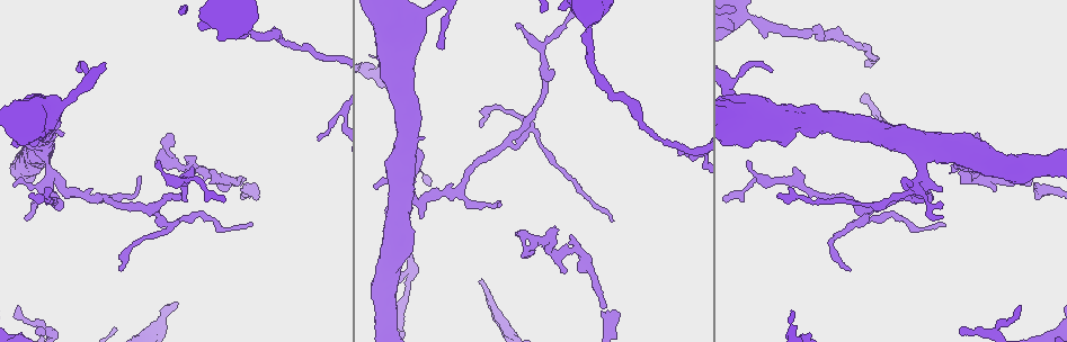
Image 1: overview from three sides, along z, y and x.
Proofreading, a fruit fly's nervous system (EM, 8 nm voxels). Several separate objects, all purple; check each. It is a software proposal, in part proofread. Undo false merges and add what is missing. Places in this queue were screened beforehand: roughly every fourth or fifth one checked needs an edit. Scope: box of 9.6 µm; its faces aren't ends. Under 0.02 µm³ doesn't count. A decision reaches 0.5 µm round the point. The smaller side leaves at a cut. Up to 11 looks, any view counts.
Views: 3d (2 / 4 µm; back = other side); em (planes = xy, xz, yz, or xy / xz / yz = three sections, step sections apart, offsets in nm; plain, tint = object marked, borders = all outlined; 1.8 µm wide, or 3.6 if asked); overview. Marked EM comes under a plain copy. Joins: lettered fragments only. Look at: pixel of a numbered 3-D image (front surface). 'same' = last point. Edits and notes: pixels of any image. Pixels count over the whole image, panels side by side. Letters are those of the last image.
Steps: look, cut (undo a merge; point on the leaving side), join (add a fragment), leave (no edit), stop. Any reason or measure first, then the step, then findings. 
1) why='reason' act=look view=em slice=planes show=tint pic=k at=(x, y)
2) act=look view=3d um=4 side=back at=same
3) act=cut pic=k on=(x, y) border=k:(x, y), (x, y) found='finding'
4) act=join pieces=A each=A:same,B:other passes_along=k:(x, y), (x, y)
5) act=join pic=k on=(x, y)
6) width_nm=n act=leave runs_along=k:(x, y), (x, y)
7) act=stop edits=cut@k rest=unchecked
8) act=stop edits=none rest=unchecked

why='free end' act=look view=3d um=2 side=back pic=1 at=(603, 307)

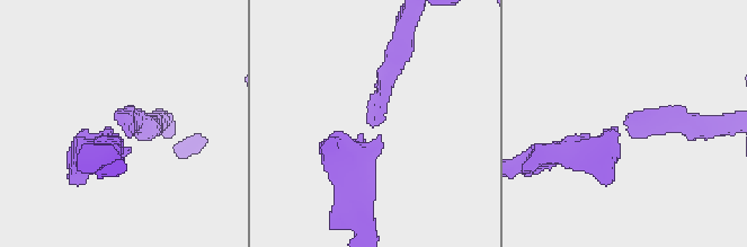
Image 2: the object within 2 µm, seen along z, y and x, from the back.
act=look view=em slice=yz step=4 show=tint pic=2 at=(625, 121)

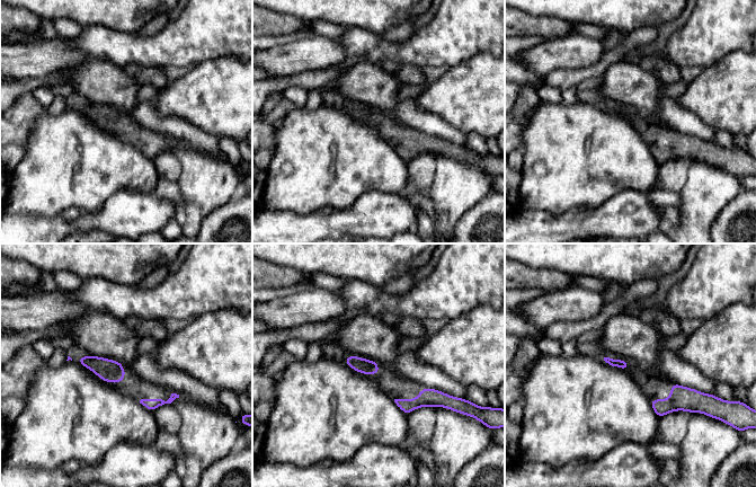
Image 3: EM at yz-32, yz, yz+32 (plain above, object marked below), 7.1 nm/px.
act=look view=em slice=xz step=8 show=borders at=same

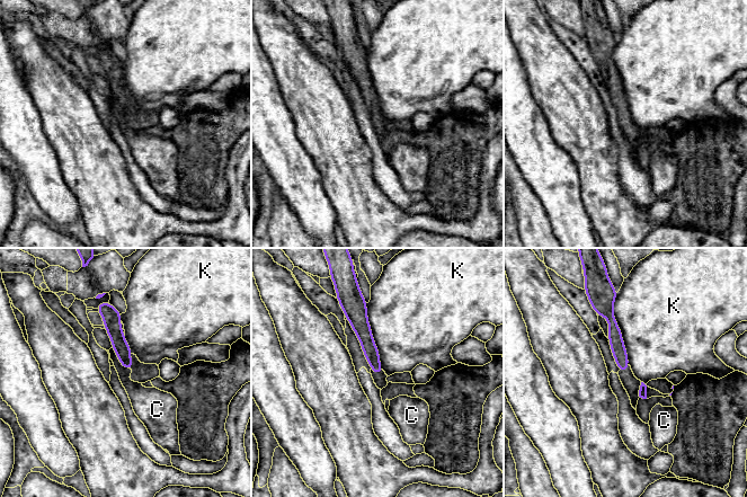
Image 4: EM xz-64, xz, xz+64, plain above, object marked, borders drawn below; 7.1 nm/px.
width_nm=100 act=leave each=C:other,K:other runs_along=4:(361, 309), (361, 327), (378, 371) found='none of them fits'

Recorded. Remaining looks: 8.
why='thin neck' act=look view=em slice=xy step=16 show=tint pic=1 at=(150, 209)

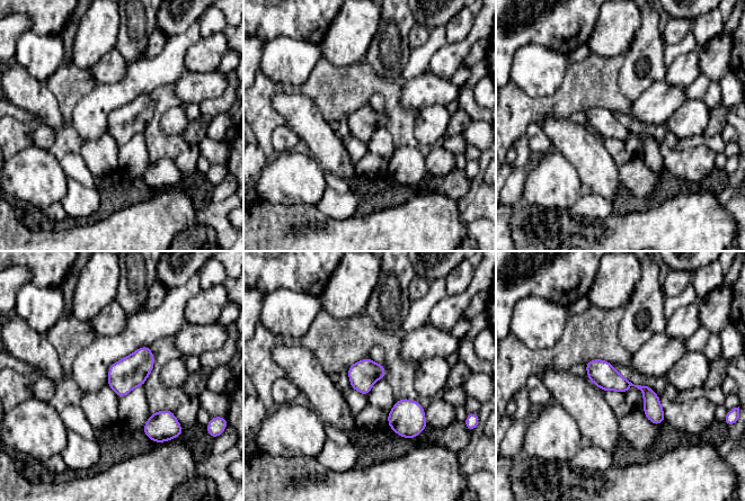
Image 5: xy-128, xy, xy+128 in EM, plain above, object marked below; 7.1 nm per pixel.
why='another direction' act=look view=em slice=planes show=tint at=same

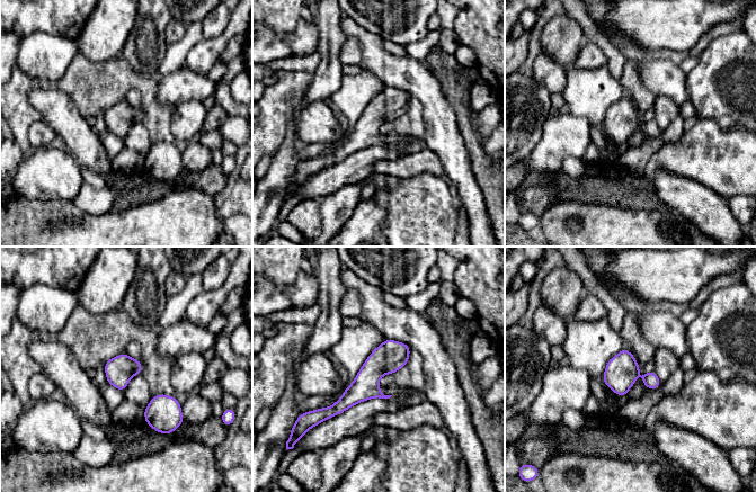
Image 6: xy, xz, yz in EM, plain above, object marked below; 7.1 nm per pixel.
why='what lies round it' act=look view=em slice=planes show=borders at=same

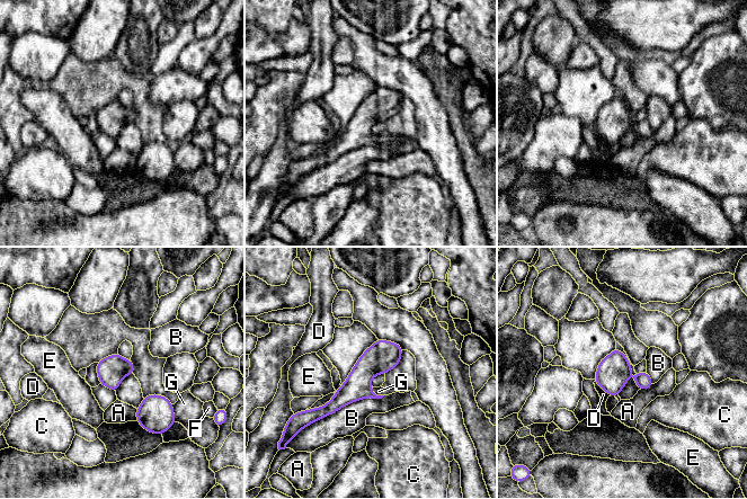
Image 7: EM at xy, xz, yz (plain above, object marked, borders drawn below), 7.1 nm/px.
width_nm=200 act=leave each=A:other,B:other,C:other,D:other,E:other,F:other,G:other found='continuous, no second neuron'

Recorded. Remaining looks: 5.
why='free end' act=look view=3d um=4 pic=1 at=(163, 150)

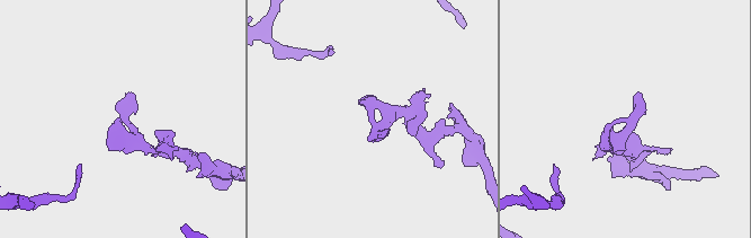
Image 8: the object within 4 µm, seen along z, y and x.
act=look view=em slice=planes show=borders pic=8 at=(118, 118)

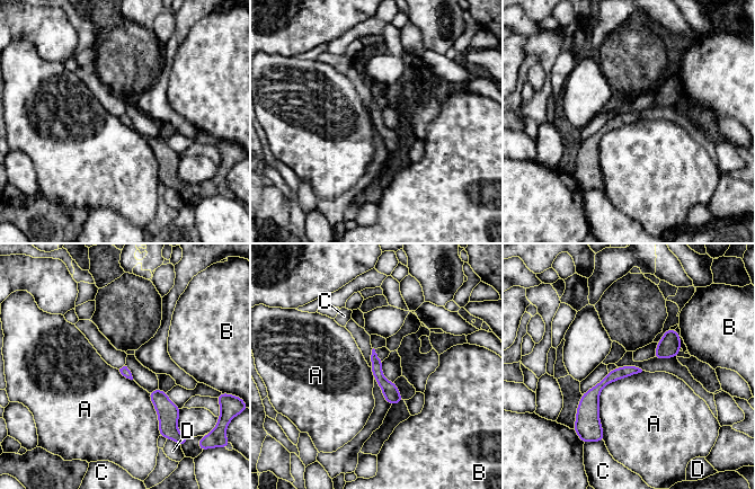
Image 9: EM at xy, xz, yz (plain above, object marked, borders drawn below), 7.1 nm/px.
longest_contact=A:600nm act=leave each=A:other,B:other,C:other,D:other border=9:(642, 371), (601, 391), (603, 441) found='no lettered fragment goes on from it'

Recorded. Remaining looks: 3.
why='free end' act=look view=em slice=yz step=4 show=tint pic=1 at=(731, 26)

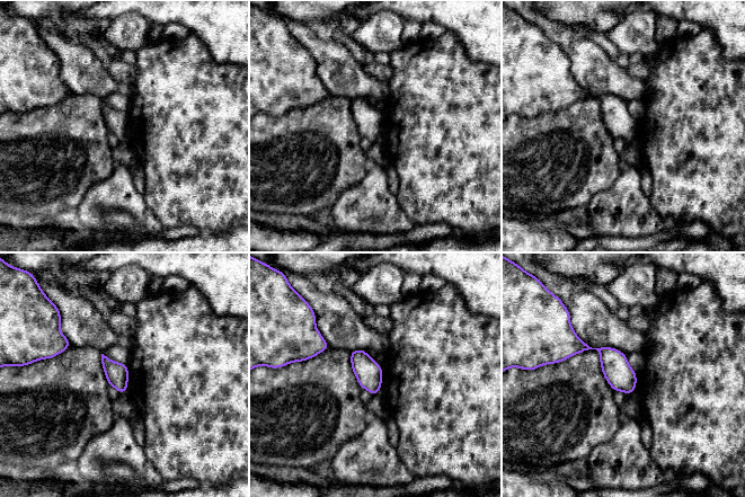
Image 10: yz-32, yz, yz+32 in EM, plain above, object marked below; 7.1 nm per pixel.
act=look view=em slice=planes show=borders at=same

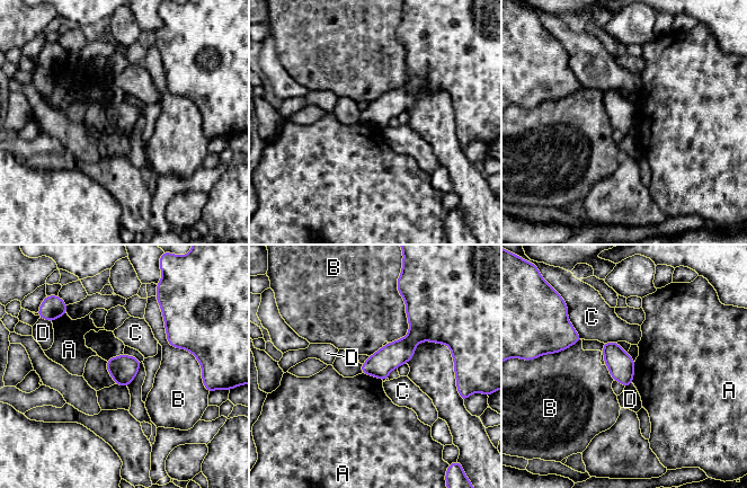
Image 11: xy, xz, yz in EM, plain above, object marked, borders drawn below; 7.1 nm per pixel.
act=leave each=A:other,B:other,C:other,D:other border=11:(636, 361), (632, 383) found='no lettered fragment goes on from it'

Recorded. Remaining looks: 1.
act=stop edits=none rest=unchecked

